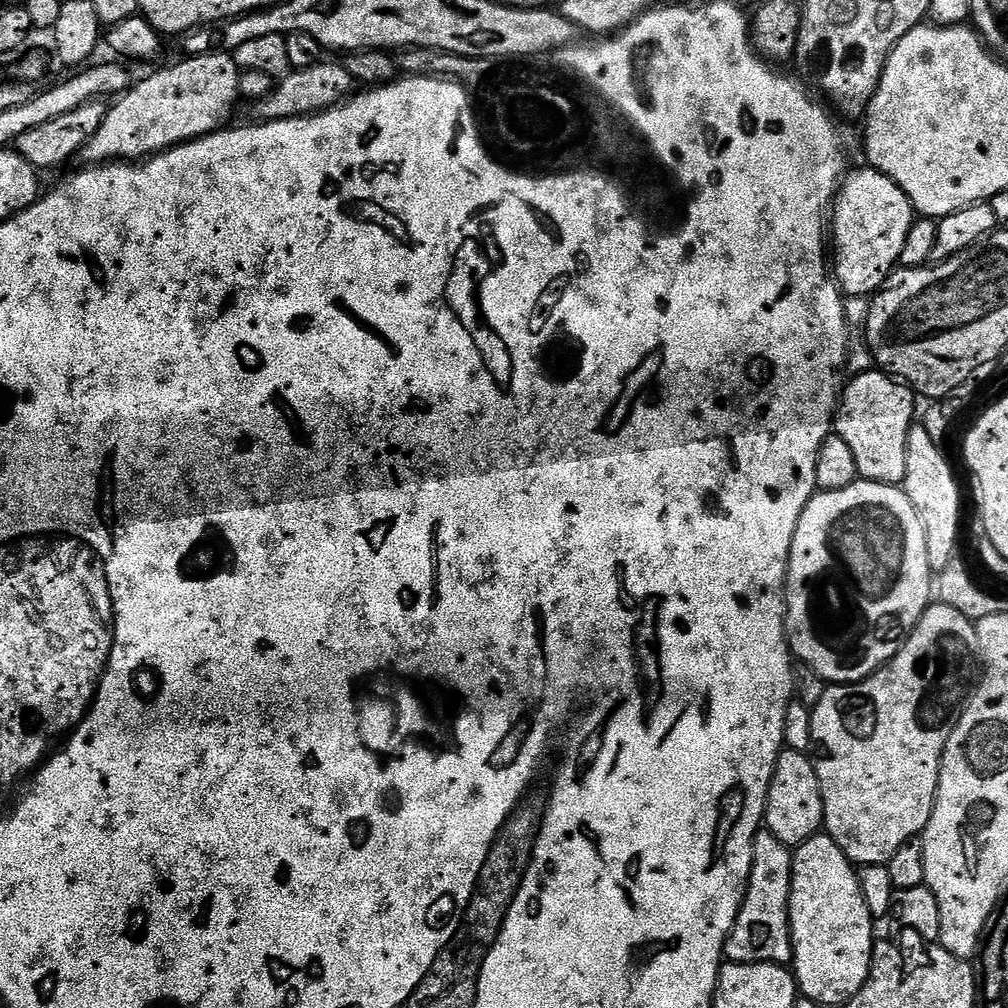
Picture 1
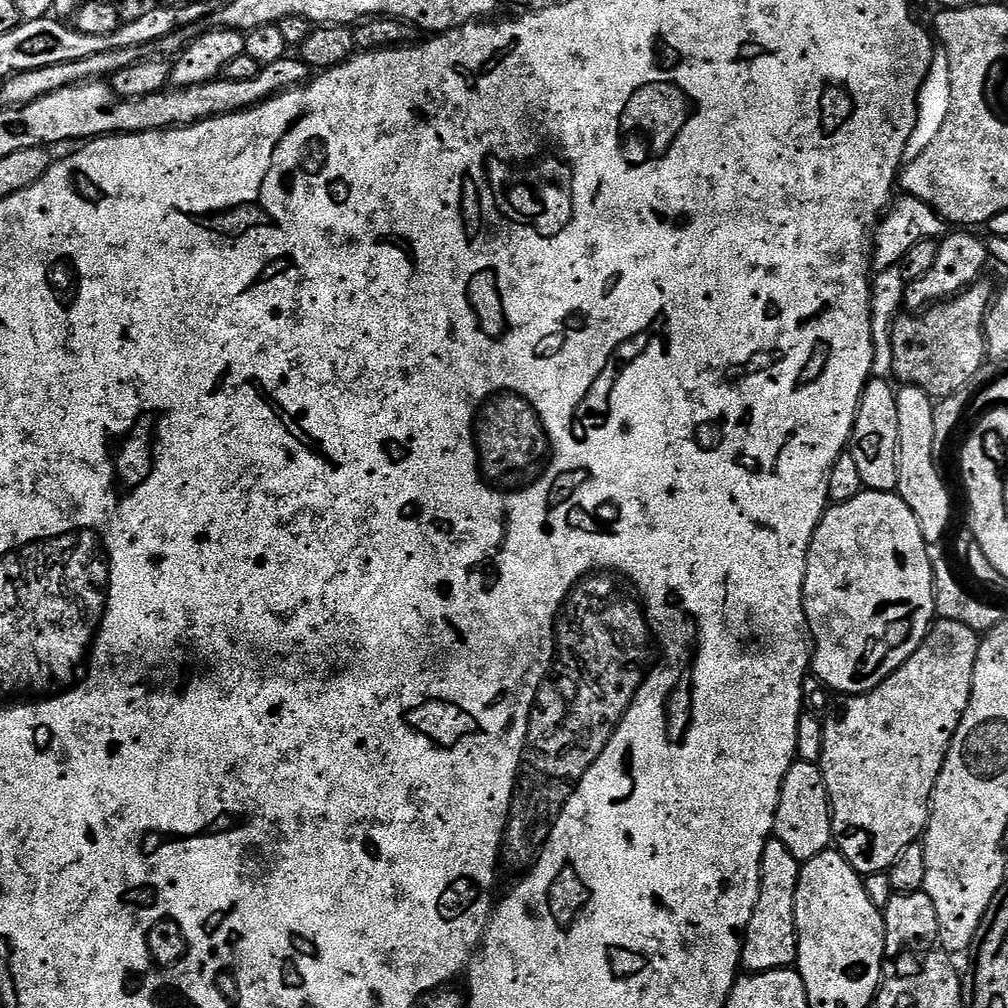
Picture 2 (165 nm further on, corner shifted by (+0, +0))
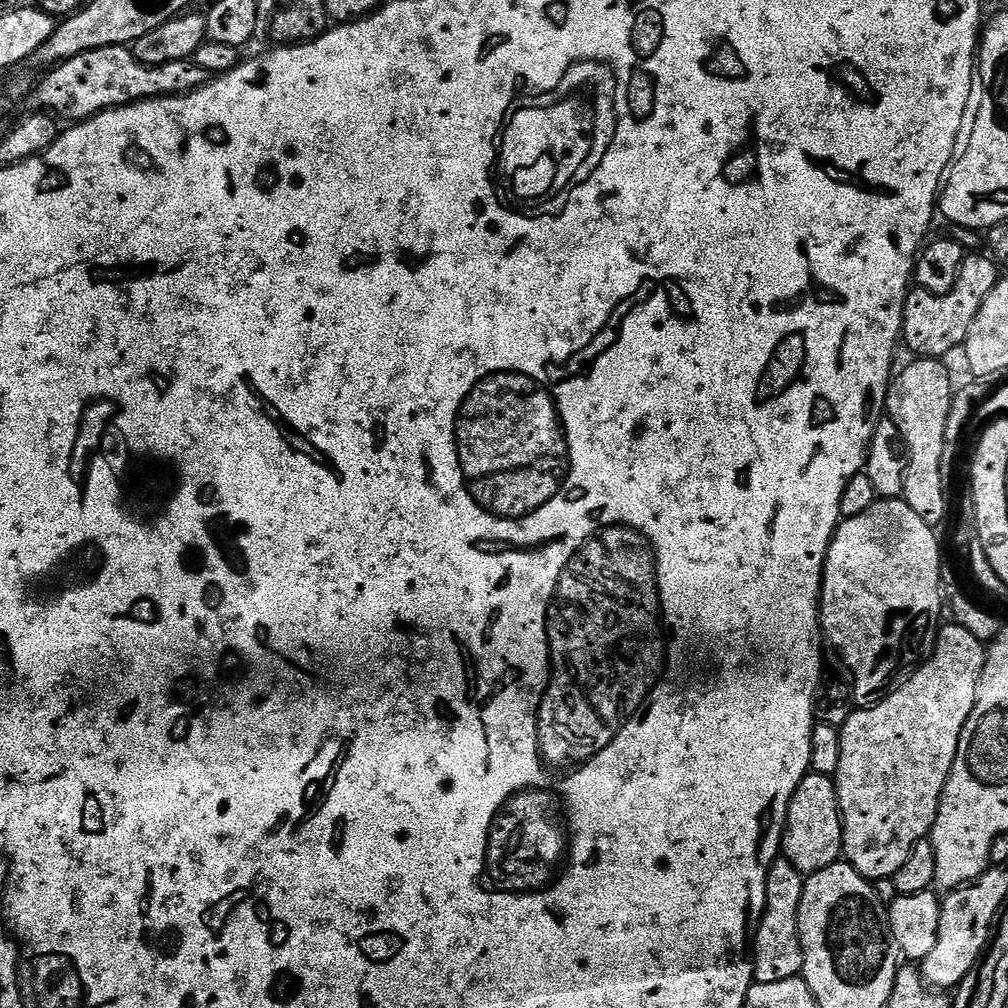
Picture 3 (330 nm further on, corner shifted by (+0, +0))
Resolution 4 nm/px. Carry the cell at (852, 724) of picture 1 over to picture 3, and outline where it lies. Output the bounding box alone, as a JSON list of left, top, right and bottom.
[834,623,985,882]

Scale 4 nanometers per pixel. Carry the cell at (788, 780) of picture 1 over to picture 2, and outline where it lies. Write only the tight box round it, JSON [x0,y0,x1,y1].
[774,759,833,862]

